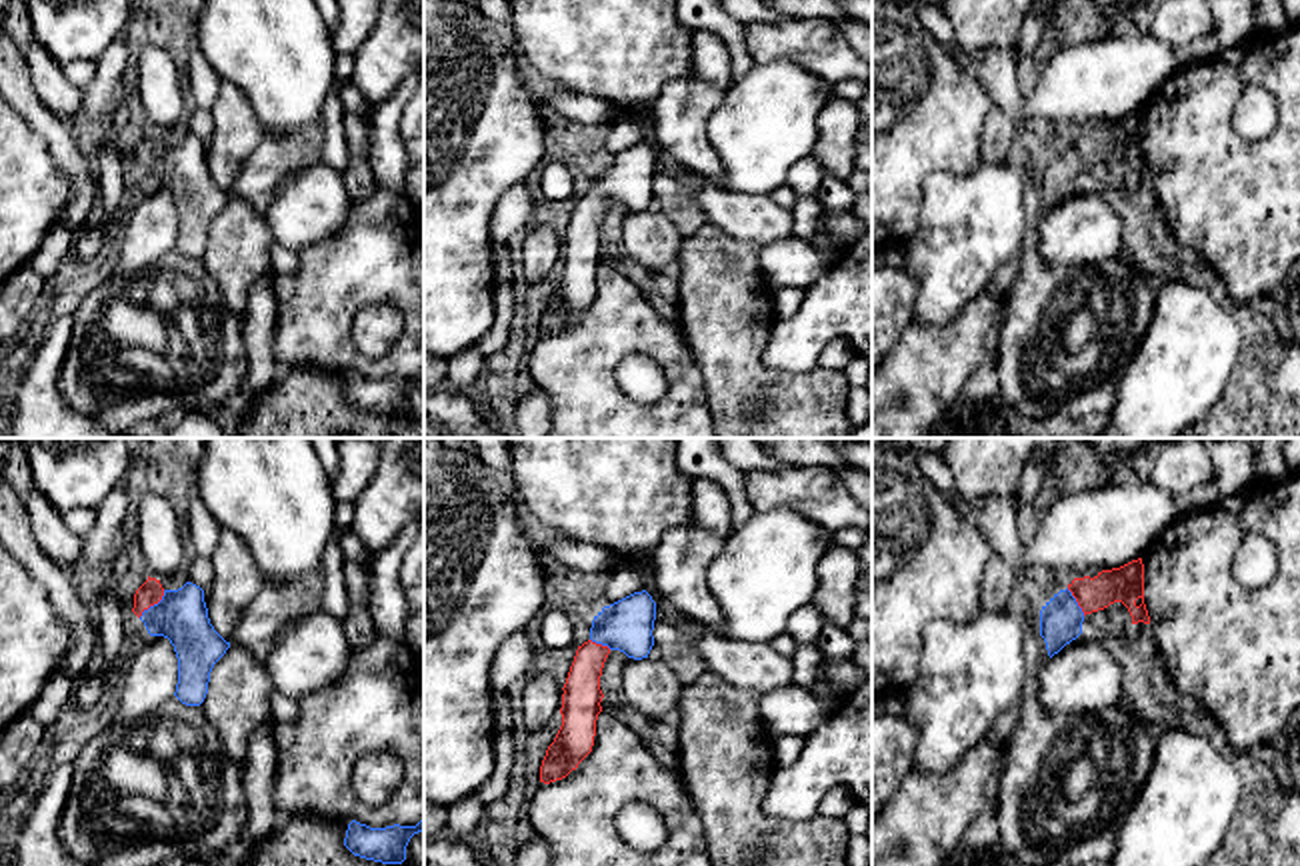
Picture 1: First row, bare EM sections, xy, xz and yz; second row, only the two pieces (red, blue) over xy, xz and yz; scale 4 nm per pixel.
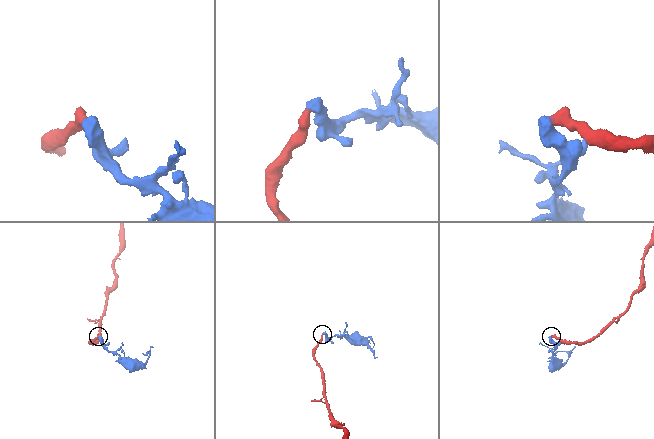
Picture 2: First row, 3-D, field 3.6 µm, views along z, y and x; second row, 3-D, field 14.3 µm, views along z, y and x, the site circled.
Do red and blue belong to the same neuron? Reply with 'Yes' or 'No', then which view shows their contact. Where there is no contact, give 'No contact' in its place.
Yes. Touches red in xy

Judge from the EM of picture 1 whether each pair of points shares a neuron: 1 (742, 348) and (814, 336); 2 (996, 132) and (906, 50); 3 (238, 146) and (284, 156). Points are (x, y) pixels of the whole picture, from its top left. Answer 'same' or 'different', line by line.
1: different
2: different
3: different

